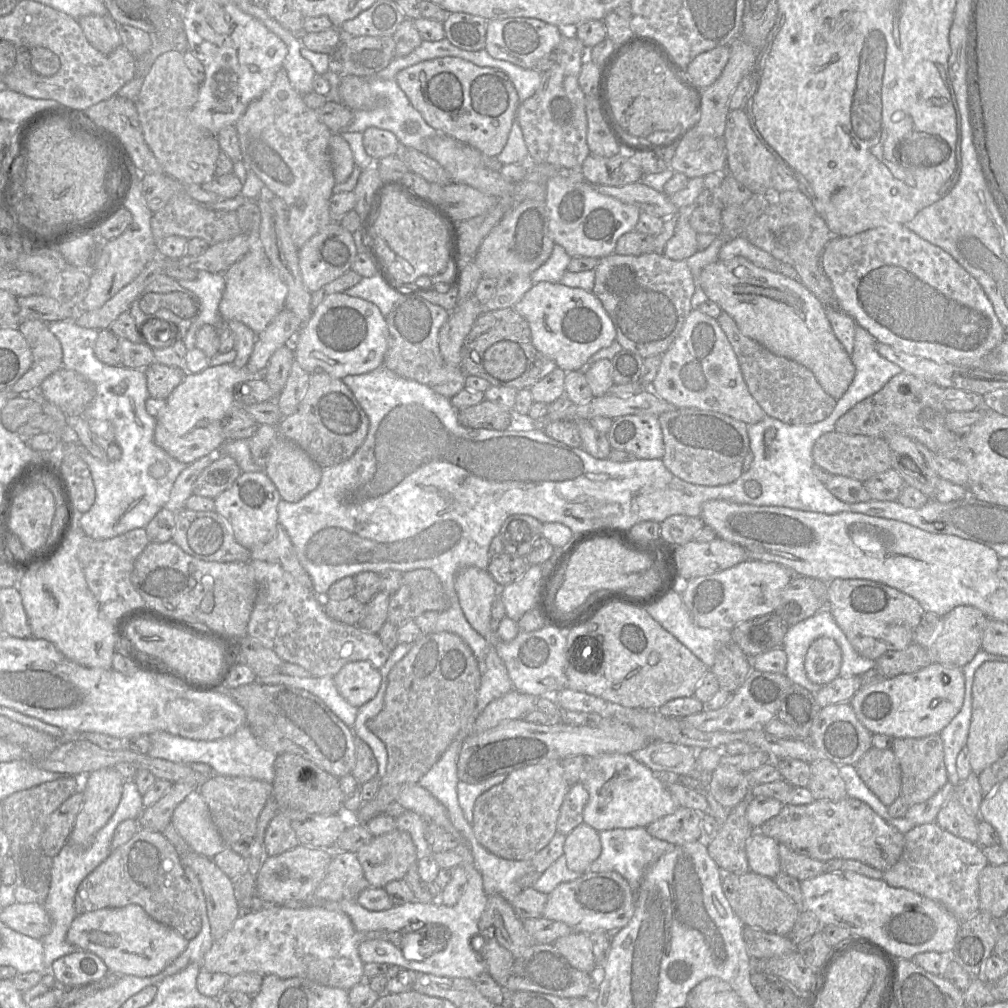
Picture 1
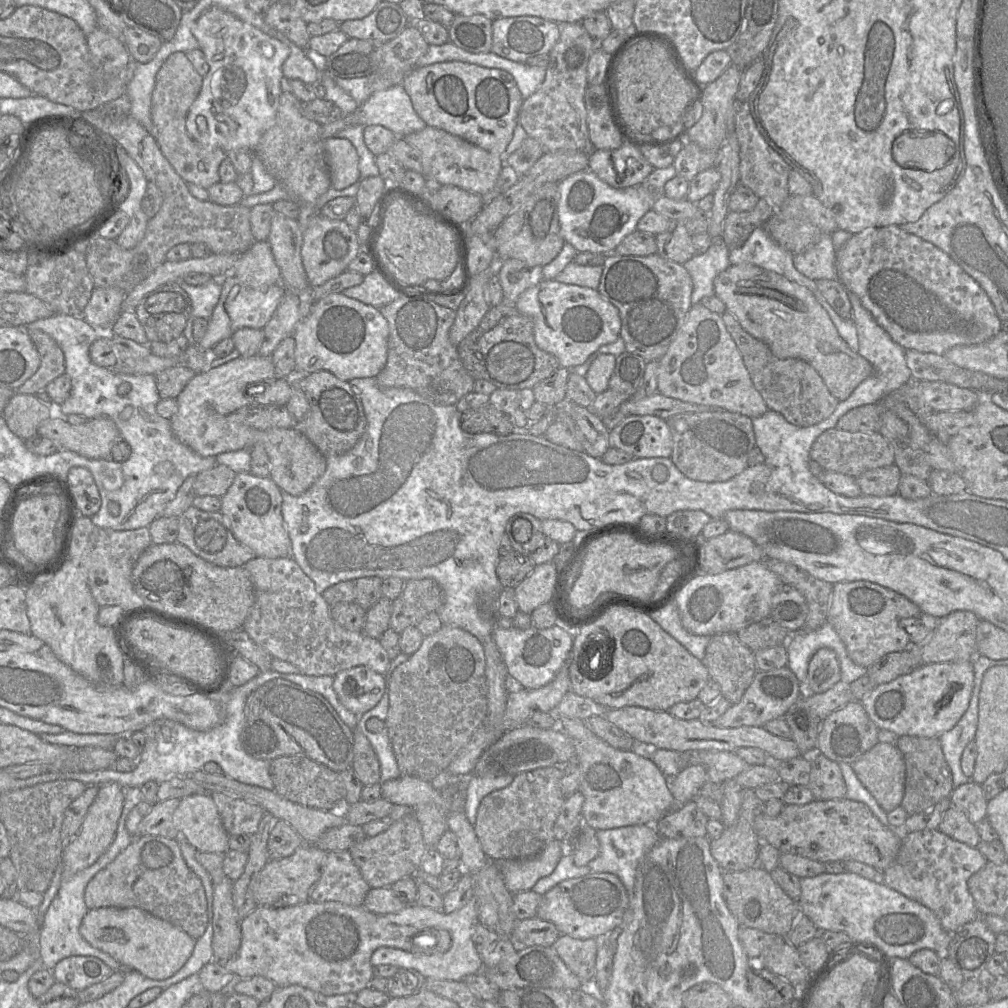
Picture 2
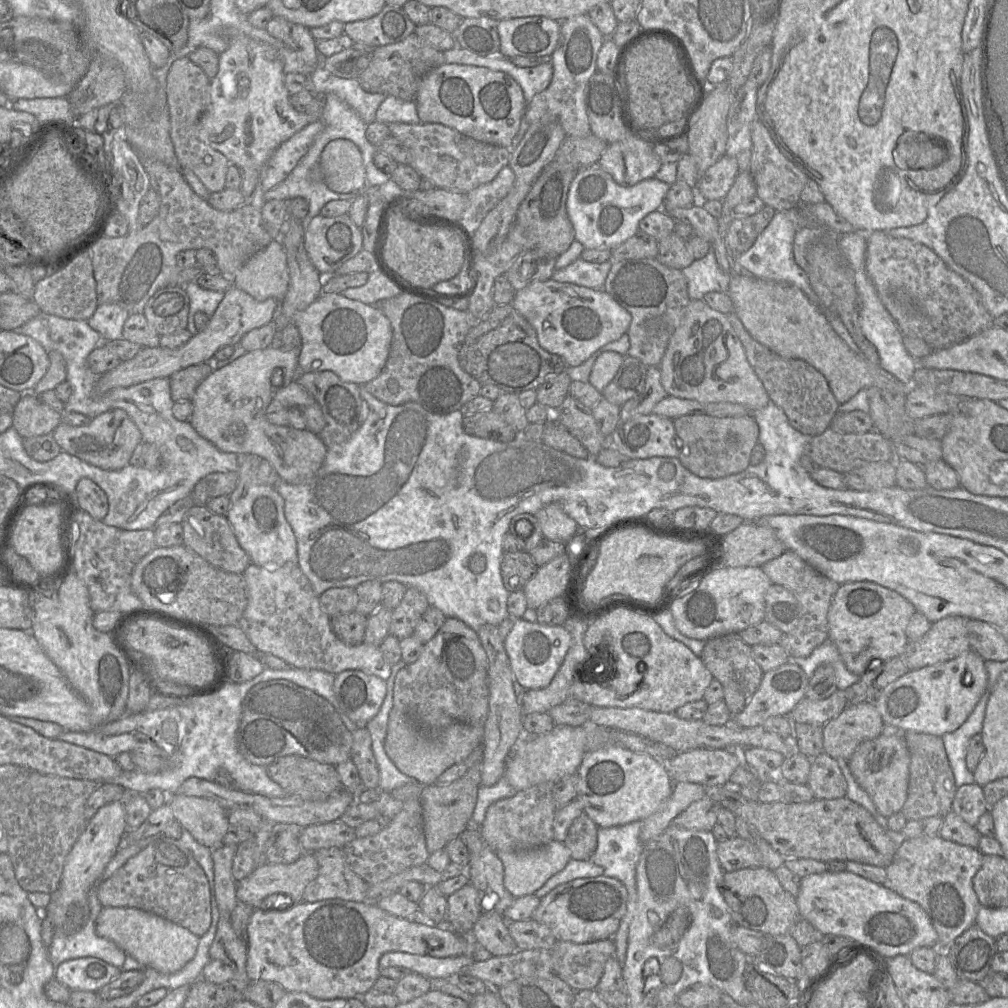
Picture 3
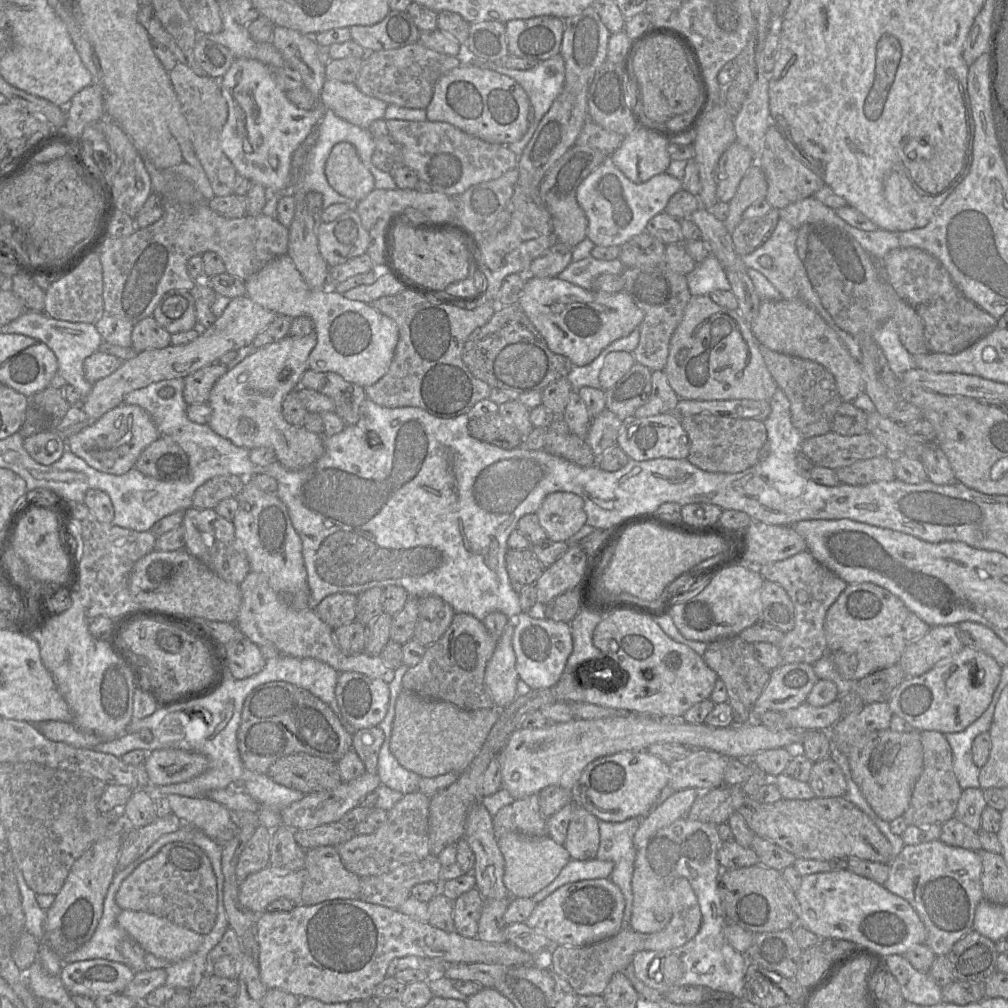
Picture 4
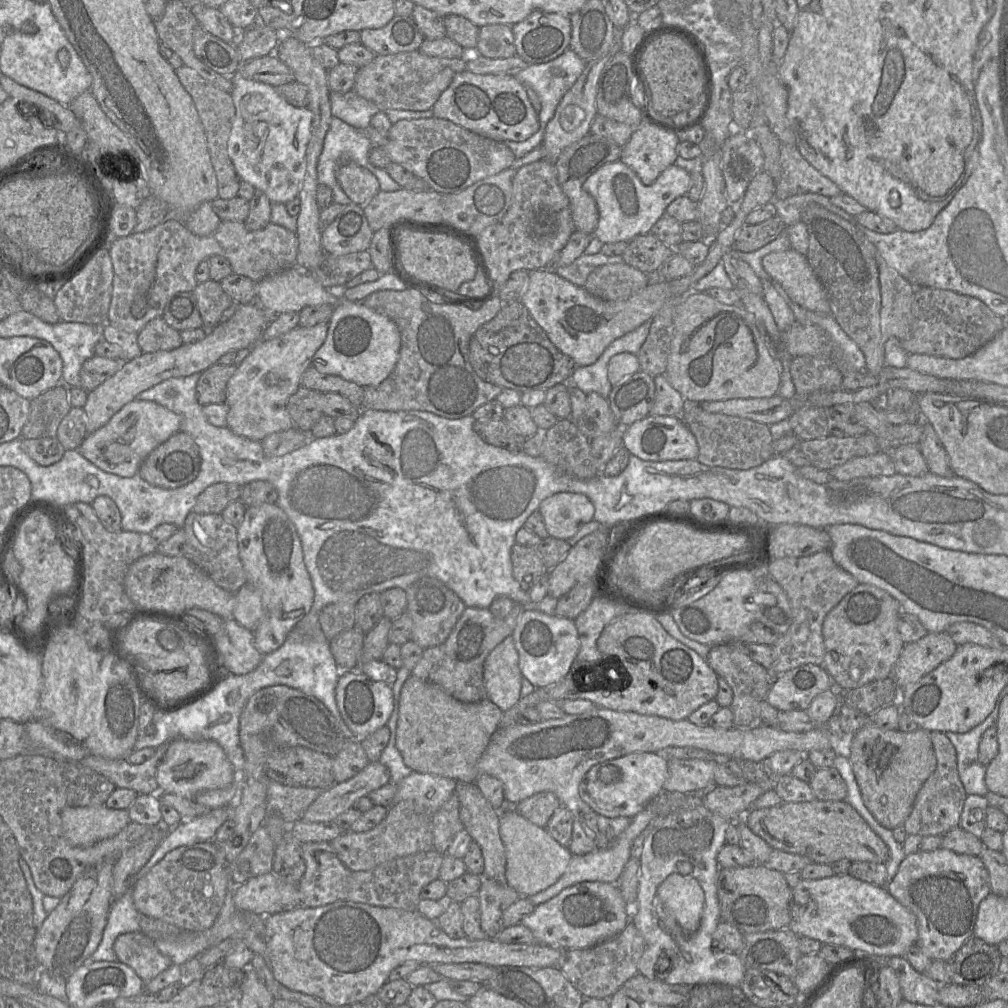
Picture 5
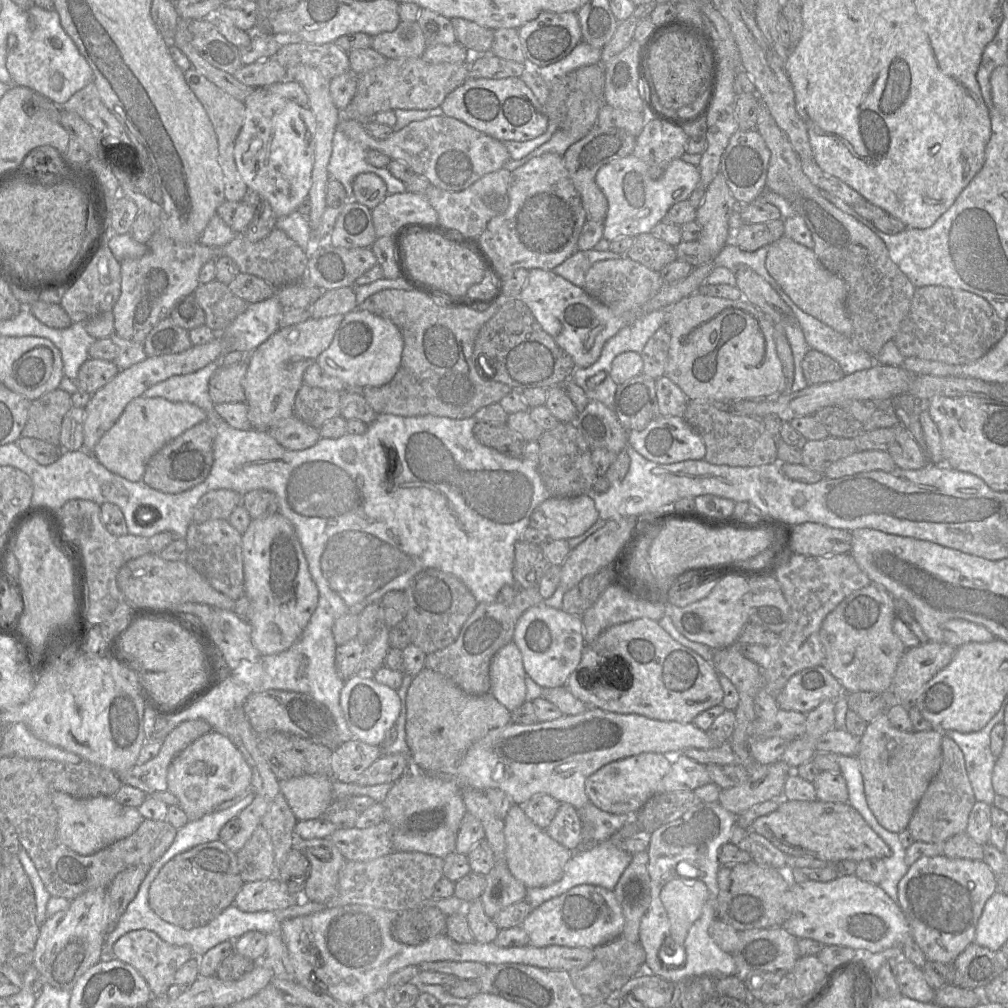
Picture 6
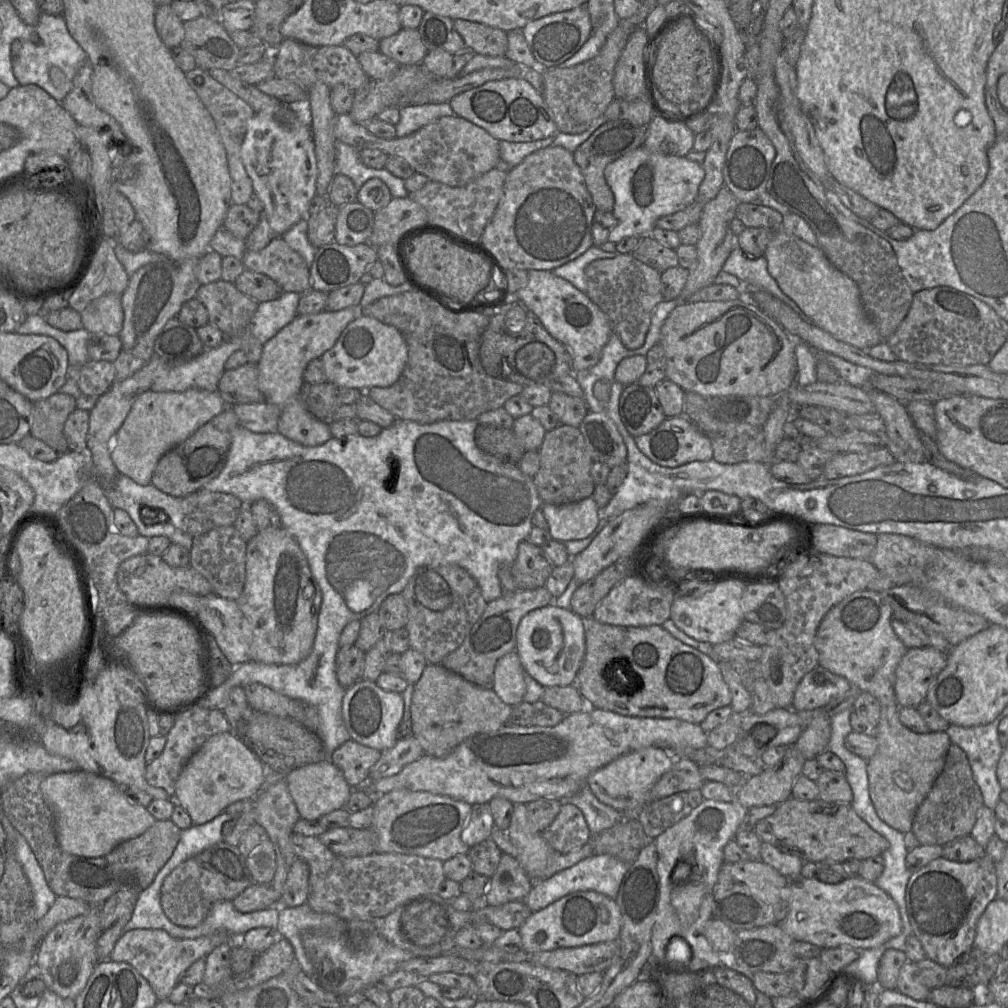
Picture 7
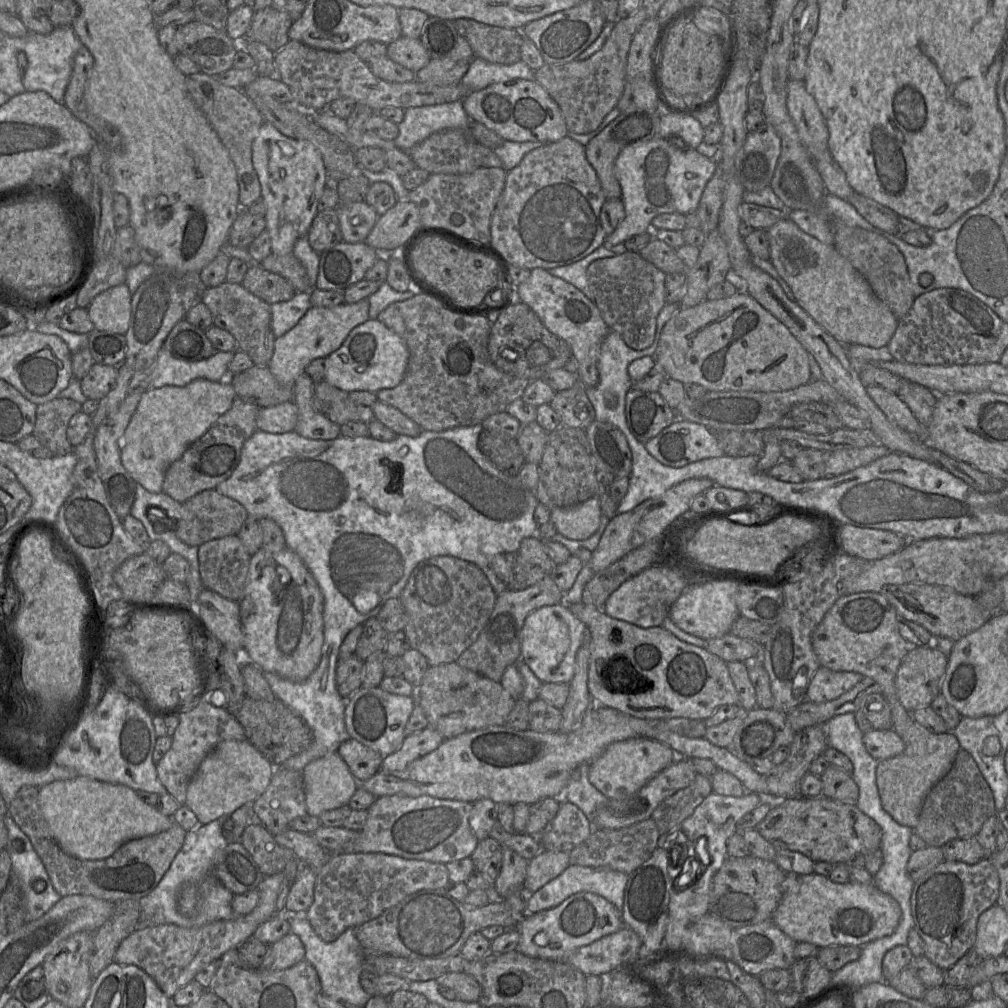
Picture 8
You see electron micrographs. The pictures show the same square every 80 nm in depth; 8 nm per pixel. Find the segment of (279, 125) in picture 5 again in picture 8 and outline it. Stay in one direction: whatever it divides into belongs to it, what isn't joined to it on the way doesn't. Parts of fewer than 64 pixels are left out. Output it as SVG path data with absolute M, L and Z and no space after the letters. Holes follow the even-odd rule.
M265 121L252 144L252 162L266 207L264 218L271 238L271 251L276 255L290 254L295 242L307 235L318 213L318 201L328 185L322 156L307 140L287 137Z

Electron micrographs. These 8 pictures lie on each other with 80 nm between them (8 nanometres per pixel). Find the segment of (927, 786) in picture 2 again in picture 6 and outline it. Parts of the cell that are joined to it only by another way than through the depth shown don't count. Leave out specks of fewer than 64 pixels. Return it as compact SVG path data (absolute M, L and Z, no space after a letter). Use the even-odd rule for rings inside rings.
M944 735L941 767L921 797L907 830L915 841L944 843L952 836L966 832L969 815L976 801L963 752L954 740Z

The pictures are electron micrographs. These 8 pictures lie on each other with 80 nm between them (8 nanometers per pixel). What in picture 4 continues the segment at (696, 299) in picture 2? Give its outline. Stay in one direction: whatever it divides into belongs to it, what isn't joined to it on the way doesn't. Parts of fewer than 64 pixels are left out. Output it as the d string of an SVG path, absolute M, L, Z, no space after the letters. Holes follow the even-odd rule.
M709 254L686 276L692 296L708 295L715 290L731 290L730 282L719 260Z

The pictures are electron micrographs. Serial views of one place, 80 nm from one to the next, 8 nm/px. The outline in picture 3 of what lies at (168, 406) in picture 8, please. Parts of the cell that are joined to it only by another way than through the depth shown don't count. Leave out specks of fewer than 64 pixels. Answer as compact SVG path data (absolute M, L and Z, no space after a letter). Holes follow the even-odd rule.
M113 409L91 418L83 426L61 422L51 433L61 450L103 470L120 470L129 465L130 458L142 435L125 410Z

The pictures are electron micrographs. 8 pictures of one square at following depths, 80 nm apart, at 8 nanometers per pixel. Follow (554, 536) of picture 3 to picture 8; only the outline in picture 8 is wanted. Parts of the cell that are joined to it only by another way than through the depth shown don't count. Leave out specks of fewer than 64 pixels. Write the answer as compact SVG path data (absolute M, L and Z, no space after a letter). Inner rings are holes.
M594 496L574 506L551 509L550 521L555 525L557 533L580 541L596 533L601 516L599 496Z

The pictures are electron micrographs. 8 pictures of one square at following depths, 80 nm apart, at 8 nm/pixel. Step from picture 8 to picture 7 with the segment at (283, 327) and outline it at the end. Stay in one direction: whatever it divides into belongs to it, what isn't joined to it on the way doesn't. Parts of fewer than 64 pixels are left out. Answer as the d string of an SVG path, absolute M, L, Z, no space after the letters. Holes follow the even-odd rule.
M283 292L277 299L259 303L251 321L252 334L266 343L298 316L300 298L299 293Z

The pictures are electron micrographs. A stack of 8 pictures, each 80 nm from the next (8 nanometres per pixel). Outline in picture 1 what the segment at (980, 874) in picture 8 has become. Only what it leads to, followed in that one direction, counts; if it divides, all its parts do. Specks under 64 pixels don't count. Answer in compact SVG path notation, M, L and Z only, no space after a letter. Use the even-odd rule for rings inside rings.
M933 822L910 829L905 834L901 857L891 868L882 872L883 880L889 886L905 888L940 903L962 923L980 911L978 877L987 864L989 863L981 846L954 836Z

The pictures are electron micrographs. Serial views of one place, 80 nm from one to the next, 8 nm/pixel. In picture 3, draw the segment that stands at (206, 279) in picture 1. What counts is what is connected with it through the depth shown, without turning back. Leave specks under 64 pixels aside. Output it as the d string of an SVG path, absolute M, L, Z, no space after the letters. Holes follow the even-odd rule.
M195 281L180 286L186 291L190 300L188 324L186 329L194 336L194 334L198 333L194 324L194 315L197 312L203 312L211 317L223 300L224 293L202 288Z

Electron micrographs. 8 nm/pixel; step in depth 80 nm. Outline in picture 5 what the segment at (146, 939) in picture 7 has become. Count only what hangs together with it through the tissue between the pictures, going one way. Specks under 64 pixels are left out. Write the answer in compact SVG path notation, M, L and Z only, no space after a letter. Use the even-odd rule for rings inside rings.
M140 931L120 935L114 942L114 951L118 961L131 967L145 984L173 965L171 959L159 951L155 941Z

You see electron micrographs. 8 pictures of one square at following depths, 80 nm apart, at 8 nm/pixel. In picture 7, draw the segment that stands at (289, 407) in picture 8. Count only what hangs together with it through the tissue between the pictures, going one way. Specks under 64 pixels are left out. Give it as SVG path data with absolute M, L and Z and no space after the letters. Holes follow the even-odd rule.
M269 403L233 405L239 426L255 433L277 432L282 408Z

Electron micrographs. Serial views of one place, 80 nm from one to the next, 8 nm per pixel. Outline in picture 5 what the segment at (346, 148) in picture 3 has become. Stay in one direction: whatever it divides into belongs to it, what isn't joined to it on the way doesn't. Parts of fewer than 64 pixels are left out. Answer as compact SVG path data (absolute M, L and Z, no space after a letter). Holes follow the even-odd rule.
M354 162L340 163L336 179L344 193L357 205L367 204L380 191L376 176Z

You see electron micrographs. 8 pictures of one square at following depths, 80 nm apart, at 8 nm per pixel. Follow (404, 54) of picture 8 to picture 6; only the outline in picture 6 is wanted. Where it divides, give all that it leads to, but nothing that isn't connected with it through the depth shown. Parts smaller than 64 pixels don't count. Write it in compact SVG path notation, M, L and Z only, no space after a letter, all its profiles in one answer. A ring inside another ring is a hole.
M400 21L395 30L372 36L371 47L387 59L421 57L426 41L417 21Z

